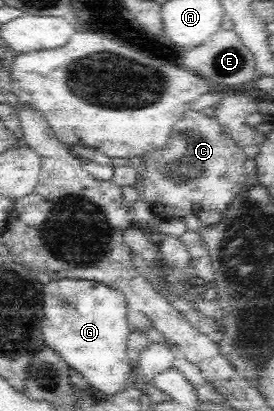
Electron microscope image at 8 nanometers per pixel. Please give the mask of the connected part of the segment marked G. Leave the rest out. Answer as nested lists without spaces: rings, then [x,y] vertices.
[[[61,279],[46,284],[43,293],[42,335],[45,345],[60,355],[72,369],[76,369],[90,387],[110,395],[120,391],[130,375],[126,345],[127,337],[132,332],[123,291],[93,280]]]

